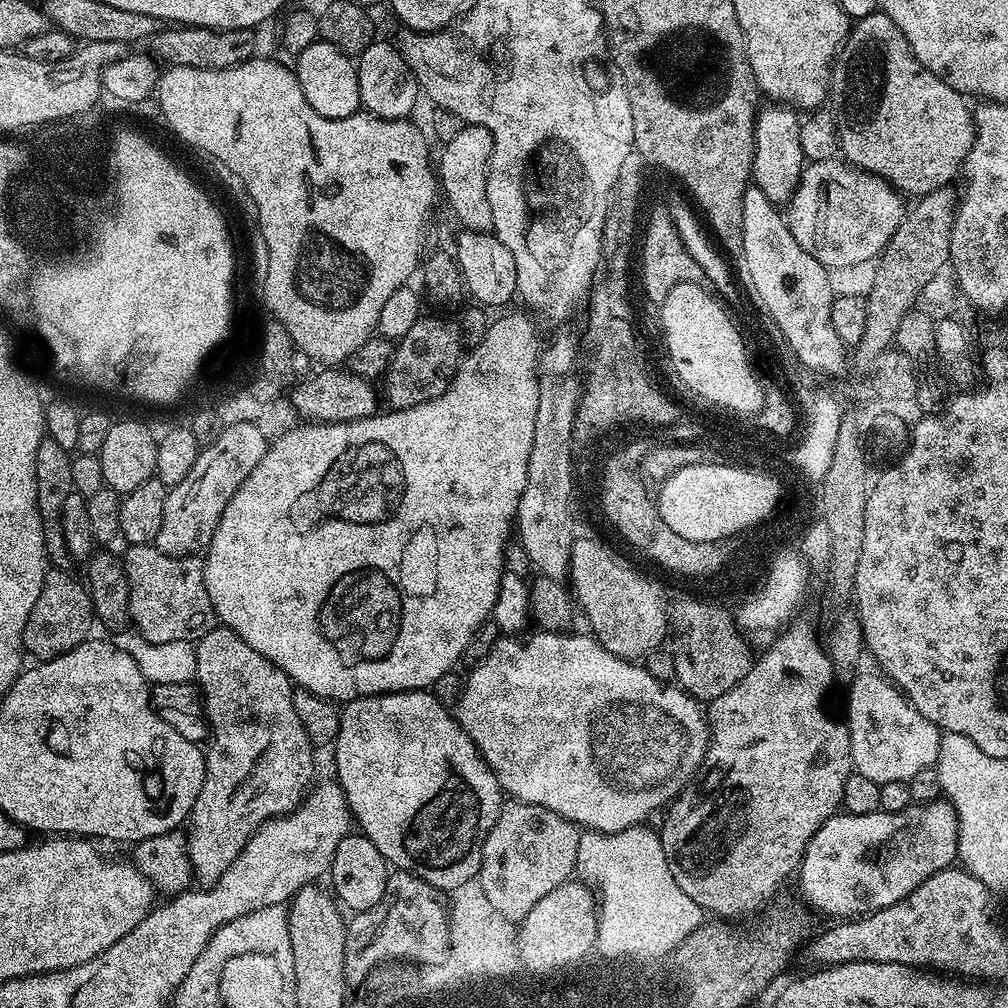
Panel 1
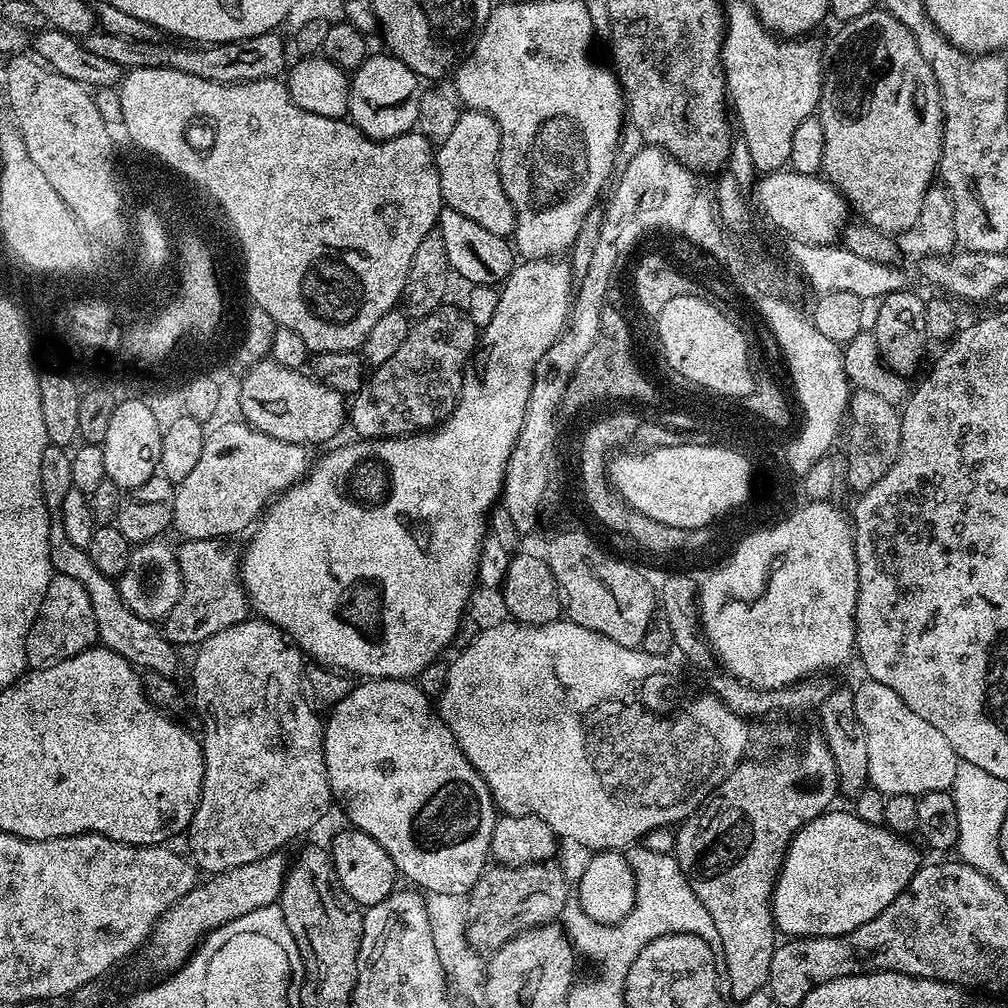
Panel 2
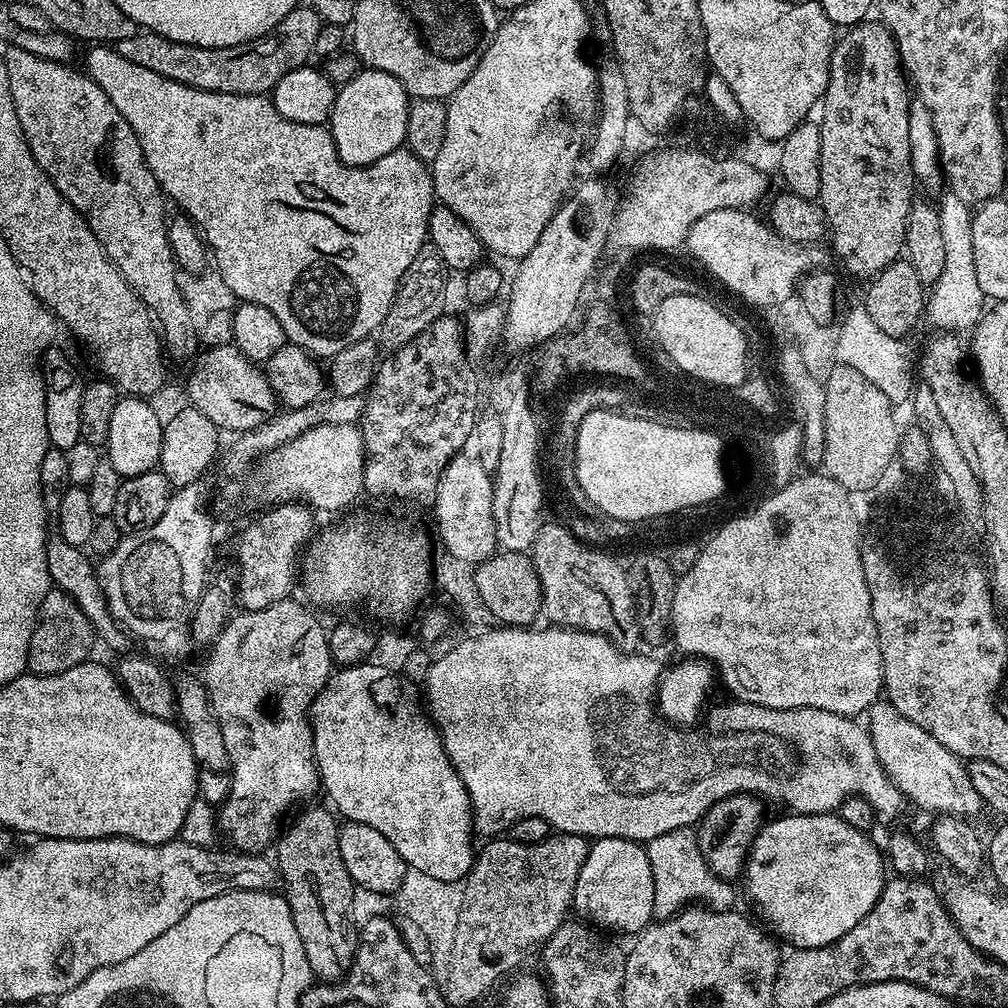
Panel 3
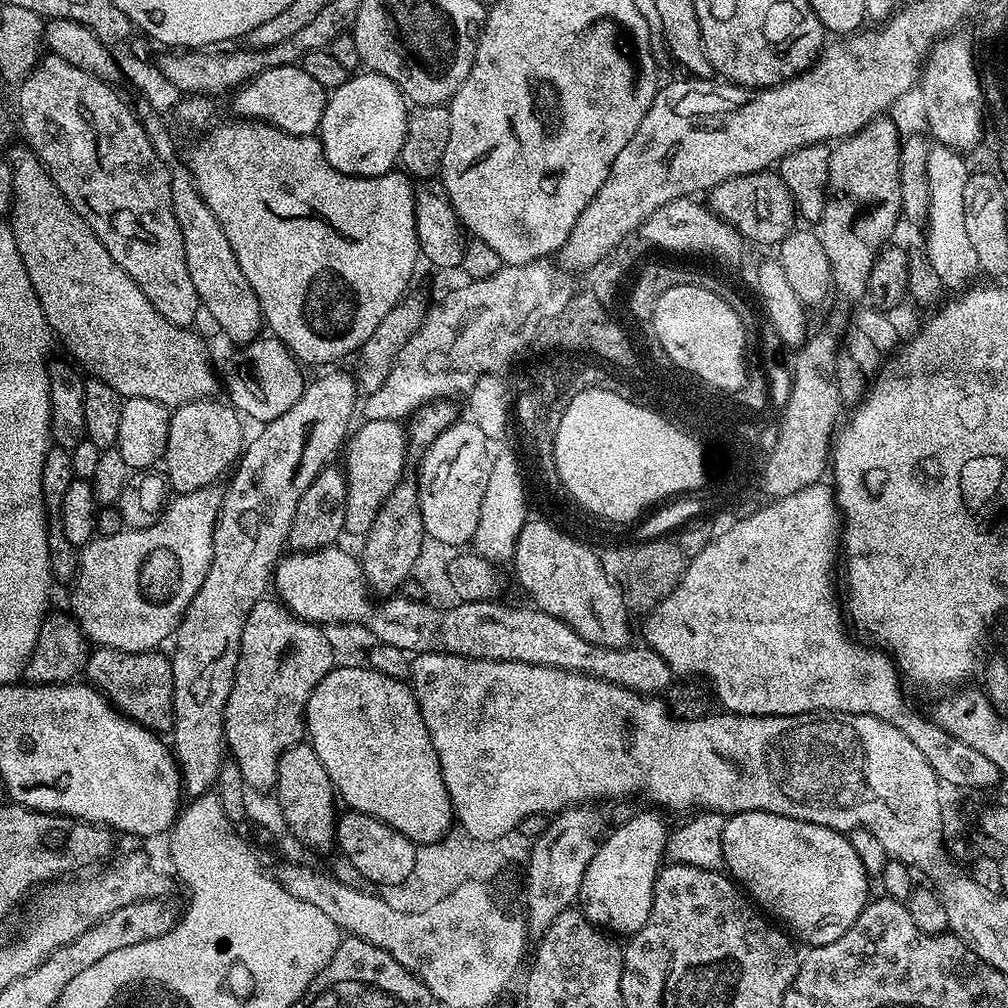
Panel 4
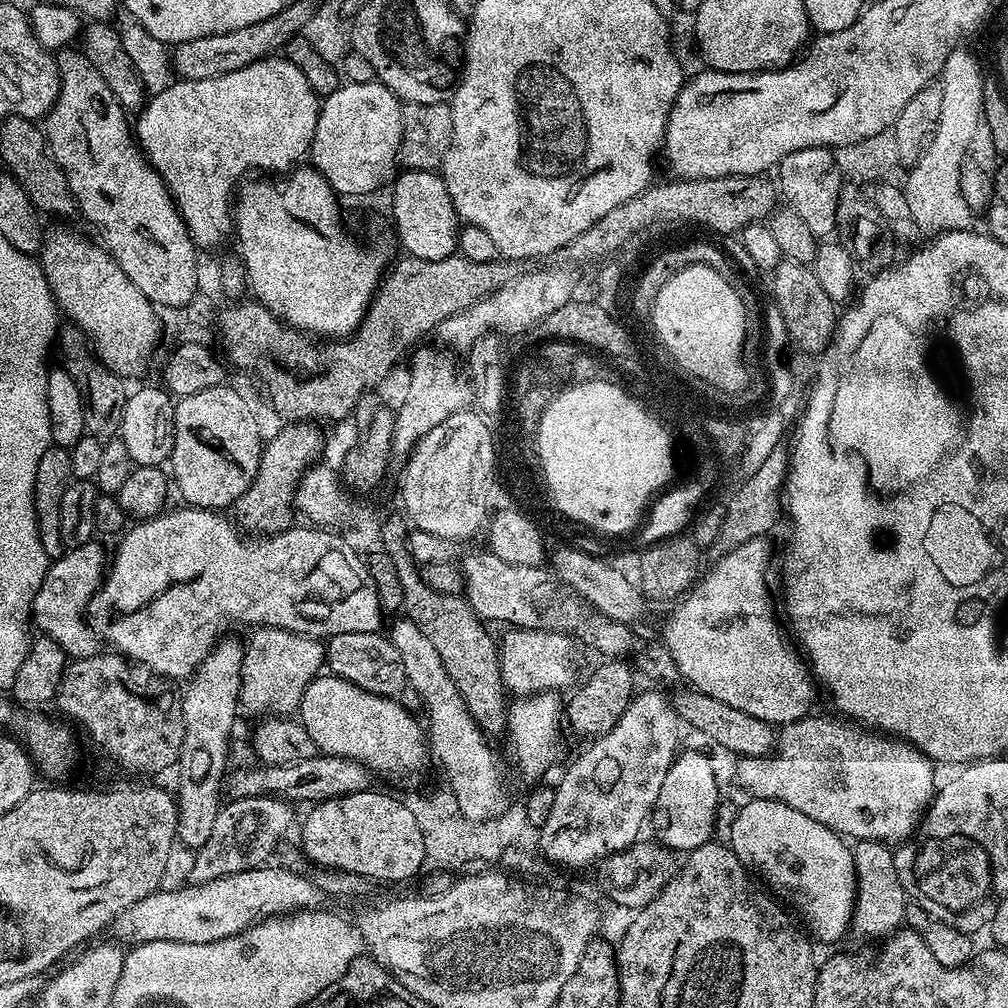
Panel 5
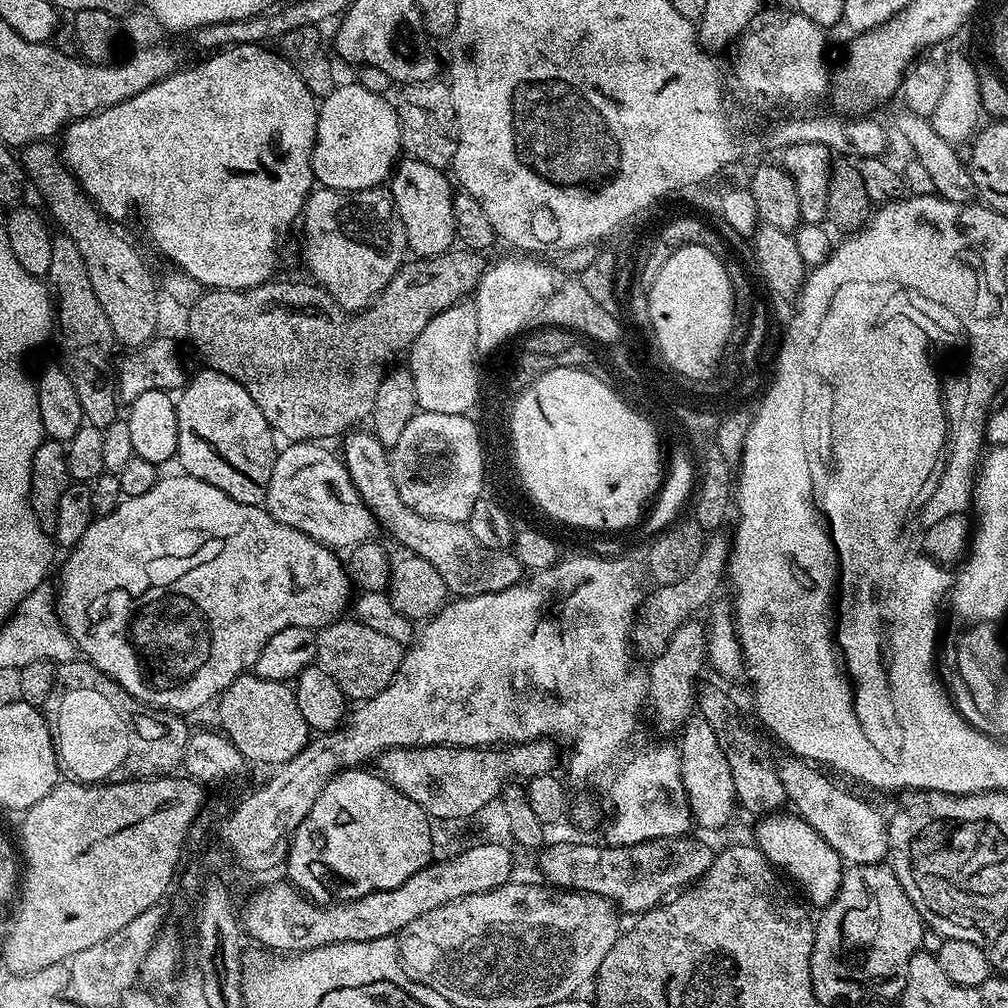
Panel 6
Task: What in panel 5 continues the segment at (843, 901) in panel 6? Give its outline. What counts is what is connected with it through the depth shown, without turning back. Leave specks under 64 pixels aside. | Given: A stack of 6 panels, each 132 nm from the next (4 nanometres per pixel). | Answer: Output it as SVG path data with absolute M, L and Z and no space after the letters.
M857 840L851 849L856 871L856 904L852 908L850 932L851 935L879 941L891 936L904 924L906 897L894 866L896 854L883 840Z

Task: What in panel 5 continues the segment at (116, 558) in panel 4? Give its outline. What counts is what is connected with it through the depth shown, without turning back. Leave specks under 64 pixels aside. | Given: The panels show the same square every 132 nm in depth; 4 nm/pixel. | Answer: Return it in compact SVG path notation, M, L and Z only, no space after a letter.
M89 542L67 549L63 556L51 561L46 570L46 578L42 578L42 586L38 586L38 594L34 594L32 603L31 623L35 631L58 642L64 655L72 660L90 658L102 648L102 641L96 635L93 625L84 621L84 611L89 611L92 598L106 575L104 548L96 543Z

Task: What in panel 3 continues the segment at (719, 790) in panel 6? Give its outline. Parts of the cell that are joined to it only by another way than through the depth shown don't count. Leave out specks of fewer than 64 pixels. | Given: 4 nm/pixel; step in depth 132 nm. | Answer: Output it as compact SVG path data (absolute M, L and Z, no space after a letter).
M606 838L593 841L591 843L590 850L587 854L587 858L580 870L578 880L576 882L576 888L573 894L573 911L578 915L583 921L598 927L599 929L608 928L610 930L616 930L618 932L632 932L631 934L638 934L644 930L653 921L653 900L654 900L654 882L653 882L653 871L650 870L650 862L647 849L639 842L630 839L622 838Z

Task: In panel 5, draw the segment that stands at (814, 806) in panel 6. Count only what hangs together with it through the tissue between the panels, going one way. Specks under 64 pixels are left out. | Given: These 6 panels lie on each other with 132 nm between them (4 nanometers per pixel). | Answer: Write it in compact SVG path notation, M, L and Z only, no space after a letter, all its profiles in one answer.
M691 686L681 689L681 692L671 693L672 709L687 727L689 724L690 727L697 728L702 735L709 736L718 747L725 748L728 752L737 752L737 757L740 758L766 756L775 749L778 736L773 725L750 714L742 714L742 710L734 710L734 706L726 706L726 702L718 702L718 698L710 698L710 694L702 694Z

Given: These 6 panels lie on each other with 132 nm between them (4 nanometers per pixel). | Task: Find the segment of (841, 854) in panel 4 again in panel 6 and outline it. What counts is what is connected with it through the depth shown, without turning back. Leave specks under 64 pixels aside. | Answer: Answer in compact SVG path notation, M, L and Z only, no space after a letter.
M795 814L784 815L765 815L761 819L764 821L756 828L754 843L773 868L796 879L795 887L805 897L808 895L814 903L826 906L838 894L845 865L834 850L834 846L830 846L830 842L826 842L826 838L822 838L822 834L814 830L814 826L810 826L802 817Z

